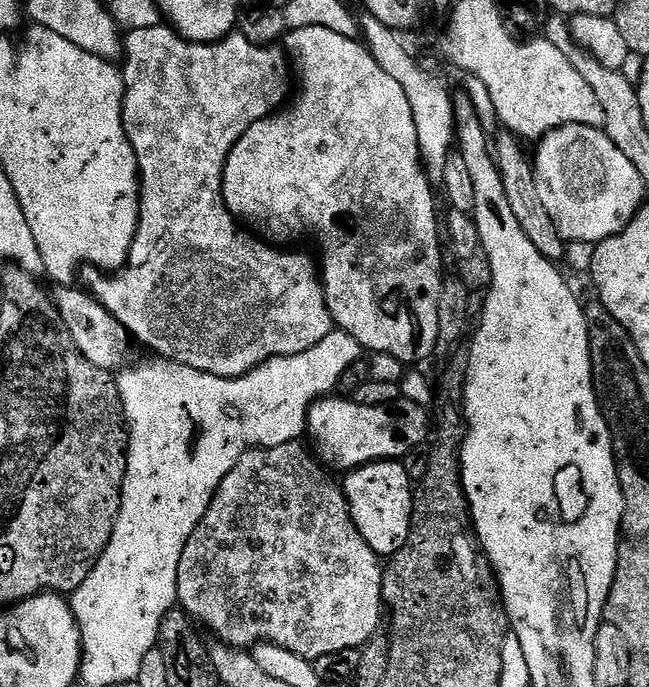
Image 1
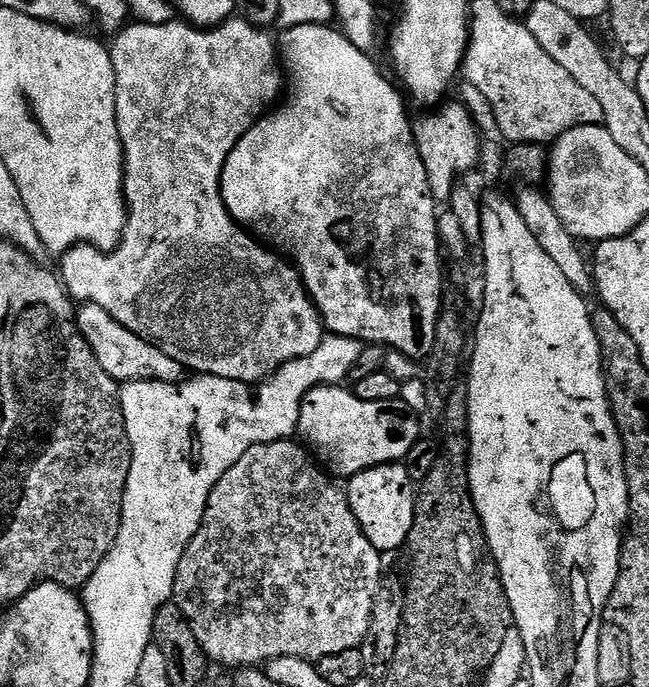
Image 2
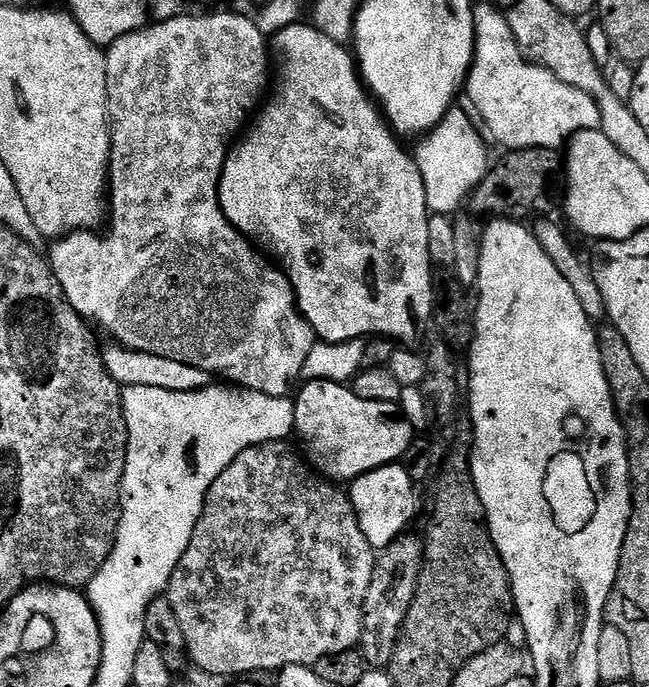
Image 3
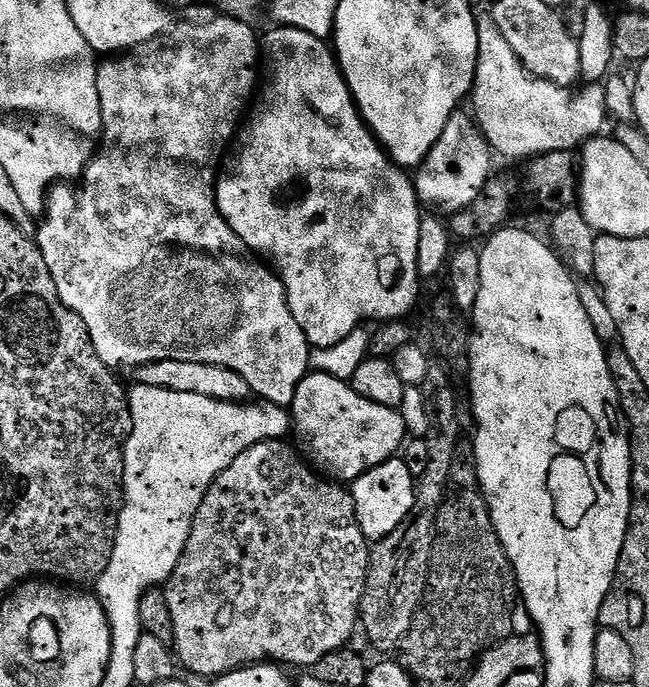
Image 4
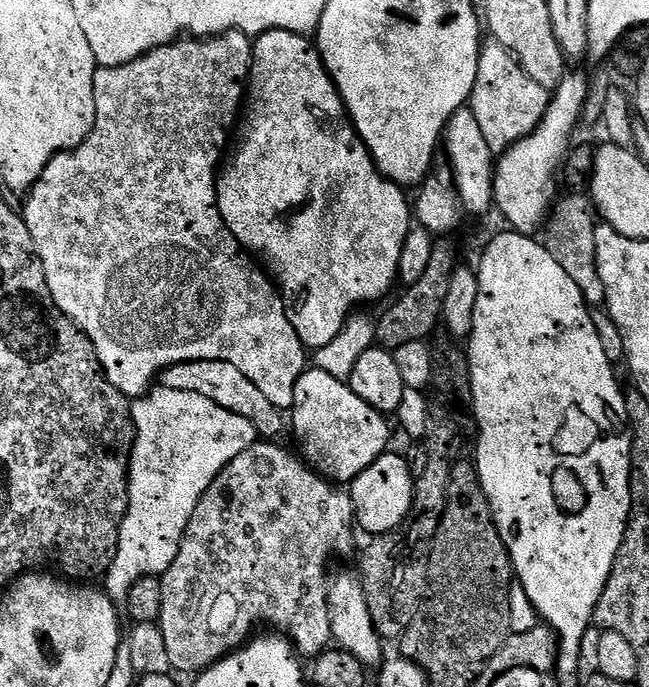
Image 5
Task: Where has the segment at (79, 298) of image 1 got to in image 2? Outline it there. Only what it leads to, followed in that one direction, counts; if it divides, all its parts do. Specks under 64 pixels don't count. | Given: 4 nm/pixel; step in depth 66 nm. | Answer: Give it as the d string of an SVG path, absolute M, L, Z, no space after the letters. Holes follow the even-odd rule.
M80 304L75 309L75 313L78 330L90 346L90 350L94 352L94 358L98 358L98 366L102 366L102 370L106 370L106 374L110 374L110 378L114 378L117 384L123 386L130 382L146 382L147 380L180 384L186 379L186 369L182 366L182 362L174 362L170 354L162 354L158 346L126 330L97 304Z

